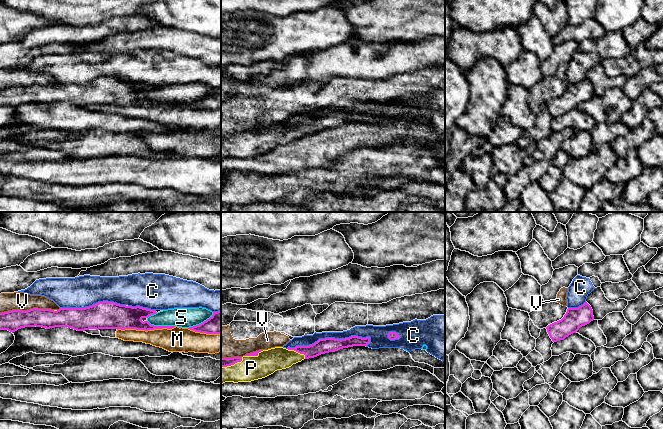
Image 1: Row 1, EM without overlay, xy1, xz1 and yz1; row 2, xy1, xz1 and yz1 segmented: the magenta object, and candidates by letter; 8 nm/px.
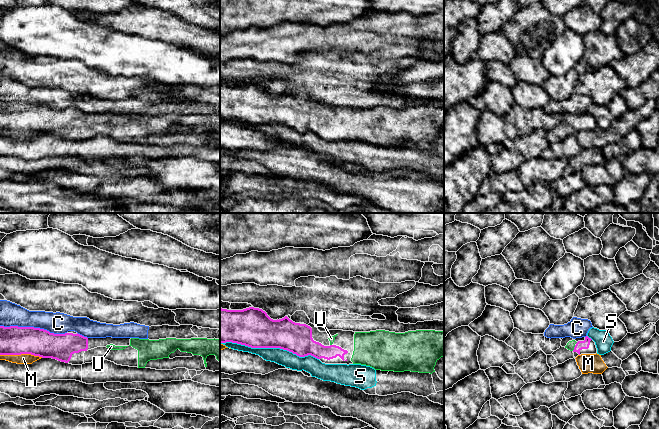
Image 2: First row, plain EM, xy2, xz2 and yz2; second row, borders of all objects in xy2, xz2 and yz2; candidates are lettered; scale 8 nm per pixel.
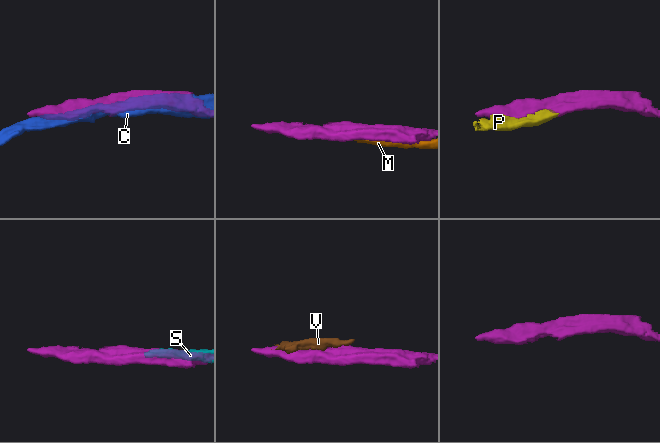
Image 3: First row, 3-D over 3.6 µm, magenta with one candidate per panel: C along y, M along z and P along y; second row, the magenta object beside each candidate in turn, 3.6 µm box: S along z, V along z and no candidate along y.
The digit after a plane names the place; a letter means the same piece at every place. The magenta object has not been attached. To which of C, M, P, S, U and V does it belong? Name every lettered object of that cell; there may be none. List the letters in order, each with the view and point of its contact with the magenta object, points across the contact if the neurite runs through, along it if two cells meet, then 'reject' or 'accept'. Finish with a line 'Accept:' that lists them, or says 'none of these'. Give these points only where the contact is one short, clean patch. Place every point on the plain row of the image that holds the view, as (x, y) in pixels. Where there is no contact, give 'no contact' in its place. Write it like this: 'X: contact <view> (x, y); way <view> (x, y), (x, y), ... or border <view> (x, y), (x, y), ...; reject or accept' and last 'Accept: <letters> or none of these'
C: contact xz1 (328, 114); reject
M: contact xy1 (146, 106); reject
P: contact xz1 (297, 127); accept
S: contact xz2 (270, 123); reject
U: contact yz2 (574, 124); accept
V: contact xy1 (27, 86); reject
Accept: P, U

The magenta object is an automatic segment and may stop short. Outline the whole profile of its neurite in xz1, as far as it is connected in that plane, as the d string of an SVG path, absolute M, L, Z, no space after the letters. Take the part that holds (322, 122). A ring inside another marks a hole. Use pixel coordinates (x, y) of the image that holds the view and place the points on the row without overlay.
M351 112L345 115L319 115L309 122L275 123L259 126L243 133L221 134L221 160L251 158L265 154L277 146L291 143L304 135L353 122L367 122L370 113Z

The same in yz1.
M585 78L578 84L568 84L564 93L546 103L553 118L564 116L569 111L576 109L580 103L594 96L591 82Z

